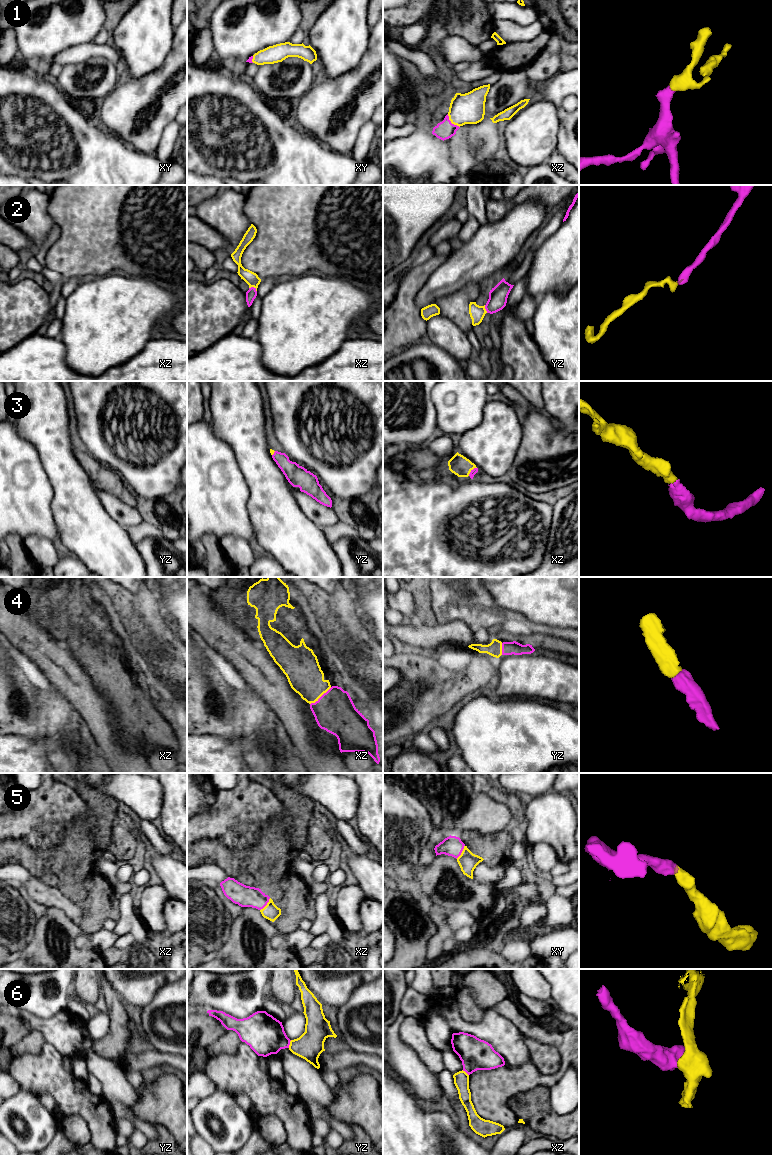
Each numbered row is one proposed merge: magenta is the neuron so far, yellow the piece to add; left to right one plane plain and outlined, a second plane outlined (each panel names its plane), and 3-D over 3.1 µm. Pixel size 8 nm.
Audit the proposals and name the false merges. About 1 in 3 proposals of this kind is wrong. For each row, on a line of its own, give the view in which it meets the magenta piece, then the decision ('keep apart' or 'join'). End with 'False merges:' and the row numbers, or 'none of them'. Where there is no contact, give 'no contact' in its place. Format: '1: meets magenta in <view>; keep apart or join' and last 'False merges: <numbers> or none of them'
1: meets magenta in xz; join
2: meets magenta in xz; join
3: meets magenta in xz; join
4: meets magenta in xz; join
5: meets magenta in xz; join
6: meets magenta in yz; keep apart
False merges: 6

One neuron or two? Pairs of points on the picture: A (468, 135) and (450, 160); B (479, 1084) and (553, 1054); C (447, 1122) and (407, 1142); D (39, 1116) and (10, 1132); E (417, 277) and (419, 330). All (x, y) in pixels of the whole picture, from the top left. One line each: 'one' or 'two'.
A: two
B: two
C: one
D: one
E: one

